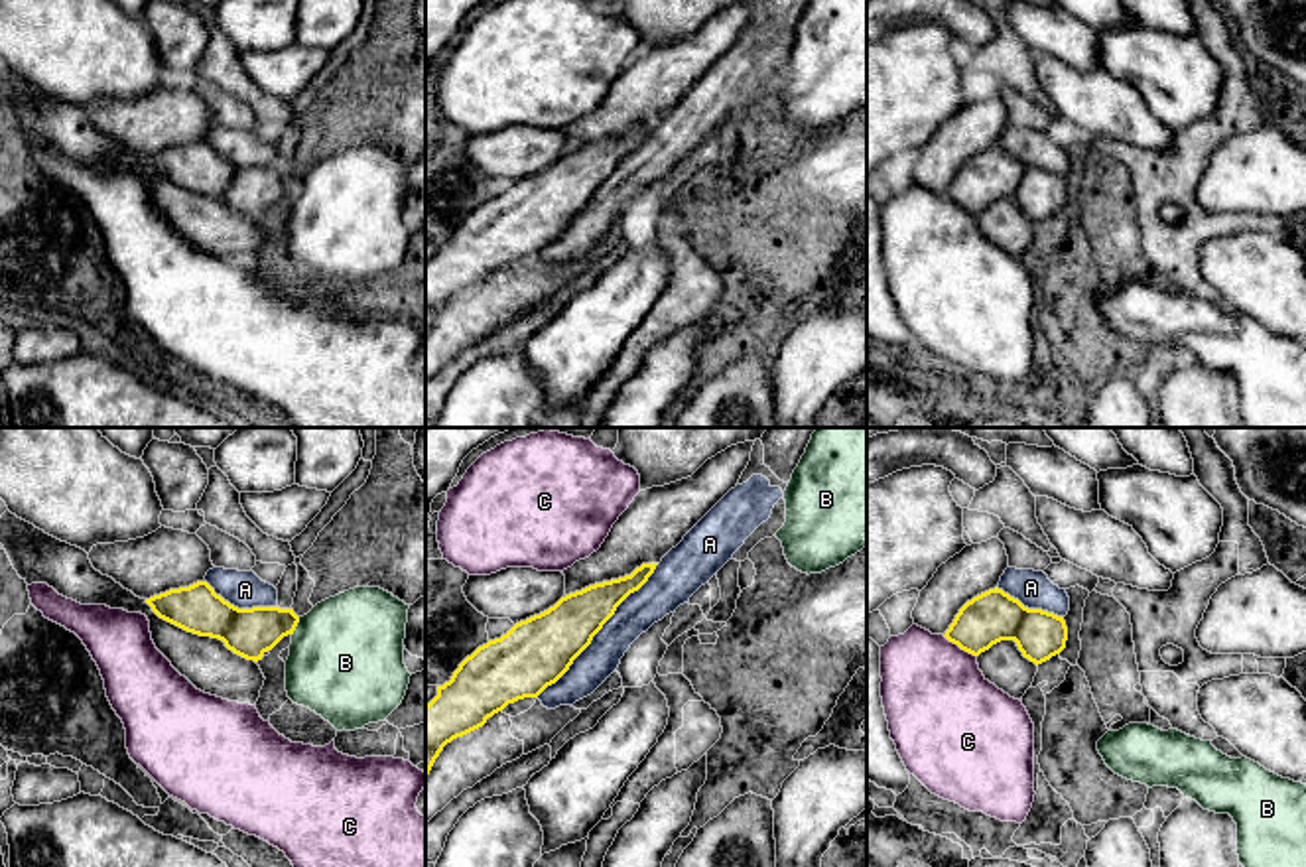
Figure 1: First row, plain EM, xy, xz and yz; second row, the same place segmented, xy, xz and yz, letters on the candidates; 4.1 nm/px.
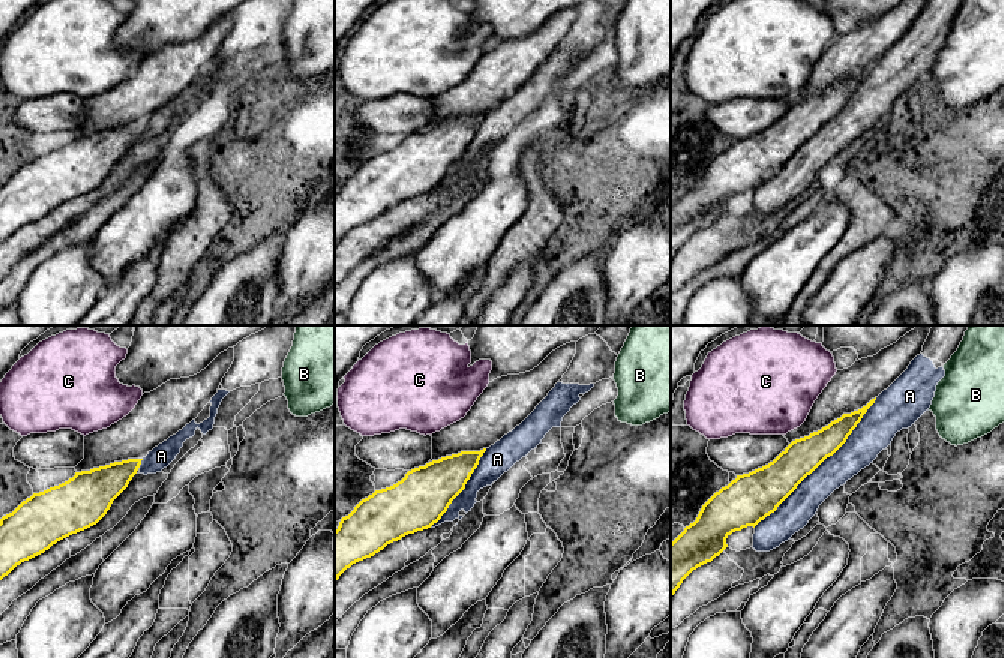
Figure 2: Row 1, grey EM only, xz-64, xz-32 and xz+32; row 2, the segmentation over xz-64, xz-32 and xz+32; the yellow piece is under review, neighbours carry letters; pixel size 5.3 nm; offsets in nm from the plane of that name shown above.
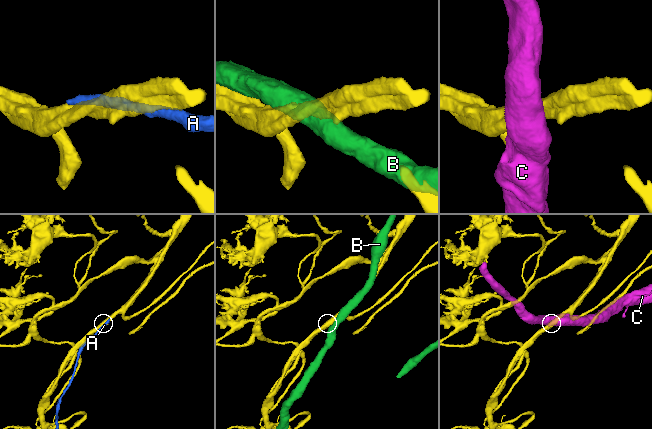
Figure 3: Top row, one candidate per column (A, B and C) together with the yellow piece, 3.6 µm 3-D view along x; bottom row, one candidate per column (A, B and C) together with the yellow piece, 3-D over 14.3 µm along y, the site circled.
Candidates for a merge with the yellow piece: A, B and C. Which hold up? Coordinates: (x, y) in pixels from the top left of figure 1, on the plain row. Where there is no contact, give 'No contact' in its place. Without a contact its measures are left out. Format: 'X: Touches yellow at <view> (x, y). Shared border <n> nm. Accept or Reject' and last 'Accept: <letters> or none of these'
A: Touches yellow at xz (599, 188). Shared border 750 nm. Accept
B: Touches yellow at xy (296, 184). Shared border 90 nm. Reject
C: Touches yellow at yz (960, 205). Shared border 170 nm. Reject
Accept: A

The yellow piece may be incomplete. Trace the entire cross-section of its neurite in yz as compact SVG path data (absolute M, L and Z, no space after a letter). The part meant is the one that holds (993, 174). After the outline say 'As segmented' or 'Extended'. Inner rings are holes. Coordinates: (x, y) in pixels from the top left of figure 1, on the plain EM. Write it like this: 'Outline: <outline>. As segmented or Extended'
Outline: M1007 126L995 148L973 156L959 167L944 195L973 215L979 215L1001 199L1014 199L1022 215L1038 225L1066 207L1068 185L1064 175L1068 169L1070 156L1066 148L1054 144L1044 130Z. Extended

